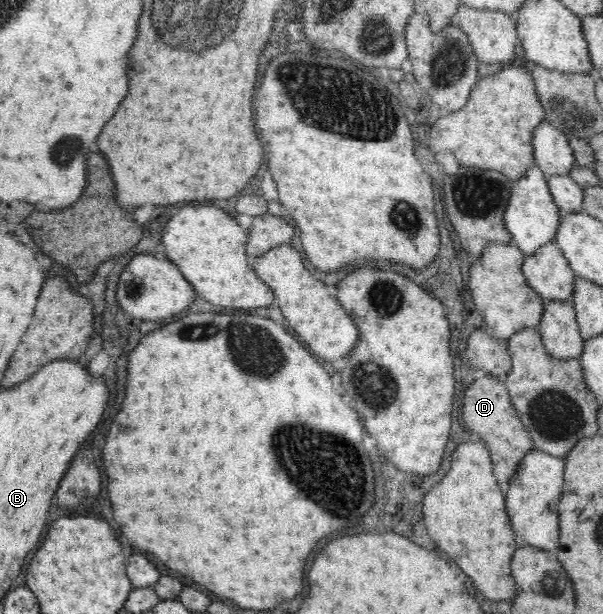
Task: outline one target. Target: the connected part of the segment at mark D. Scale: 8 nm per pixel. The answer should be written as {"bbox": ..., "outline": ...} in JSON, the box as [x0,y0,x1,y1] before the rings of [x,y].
{"bbox":[460,374,533,492],"outline":[[[478,374],[475,382],[465,390],[463,400],[464,408],[460,420],[466,426],[466,433],[474,432],[481,436],[481,440],[491,452],[491,464],[498,485],[506,492],[511,476],[522,462],[522,457],[533,450],[533,440],[512,405],[503,378]]]}

